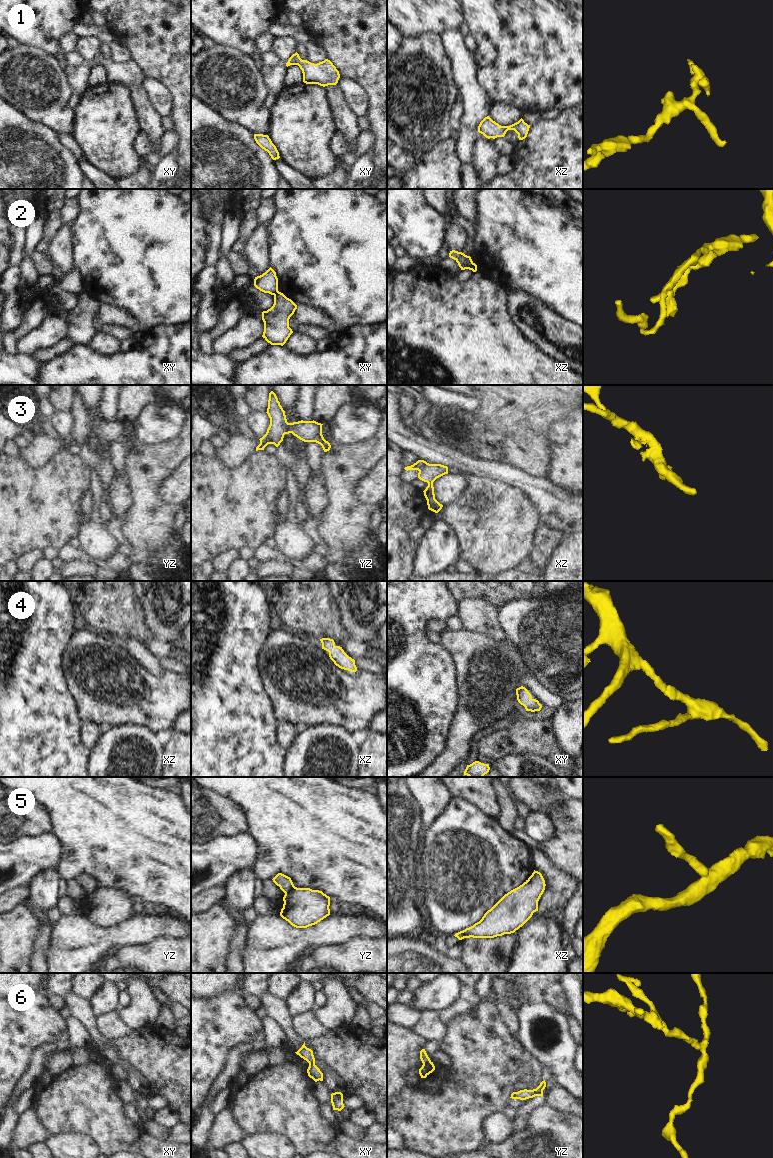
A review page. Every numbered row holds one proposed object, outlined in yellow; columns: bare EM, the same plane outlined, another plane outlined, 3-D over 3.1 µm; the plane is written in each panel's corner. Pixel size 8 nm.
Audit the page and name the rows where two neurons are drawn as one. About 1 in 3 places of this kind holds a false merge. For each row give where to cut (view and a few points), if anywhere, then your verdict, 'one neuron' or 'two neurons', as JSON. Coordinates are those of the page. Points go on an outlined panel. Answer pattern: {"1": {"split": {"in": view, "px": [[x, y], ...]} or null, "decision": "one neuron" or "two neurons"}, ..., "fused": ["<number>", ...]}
{"1": {"split": null, "decision": "one neuron"}, "2": {"split": {"in": "xy", "px": [[278, 291], [274, 295]]}, "decision": "two neurons"}, "3": {"split": null, "decision": "one neuron"}, "4": {"split": null, "decision": "one neuron"}, "5": {"split": {"in": "yz", "px": [[294, 886], [285, 894]]}, "decision": "two neurons"}, "6": {"split": {"in": "yz", "px": [[430, 1061], [423, 1064]]}, "decision": "two neurons"}, "fused": ["2", "5", "6"]}

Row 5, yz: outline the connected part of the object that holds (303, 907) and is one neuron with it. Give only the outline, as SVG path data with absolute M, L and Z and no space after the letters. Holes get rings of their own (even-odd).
M294 886L283 901L280 916L296 928L315 925L330 915L330 897L319 890Z

